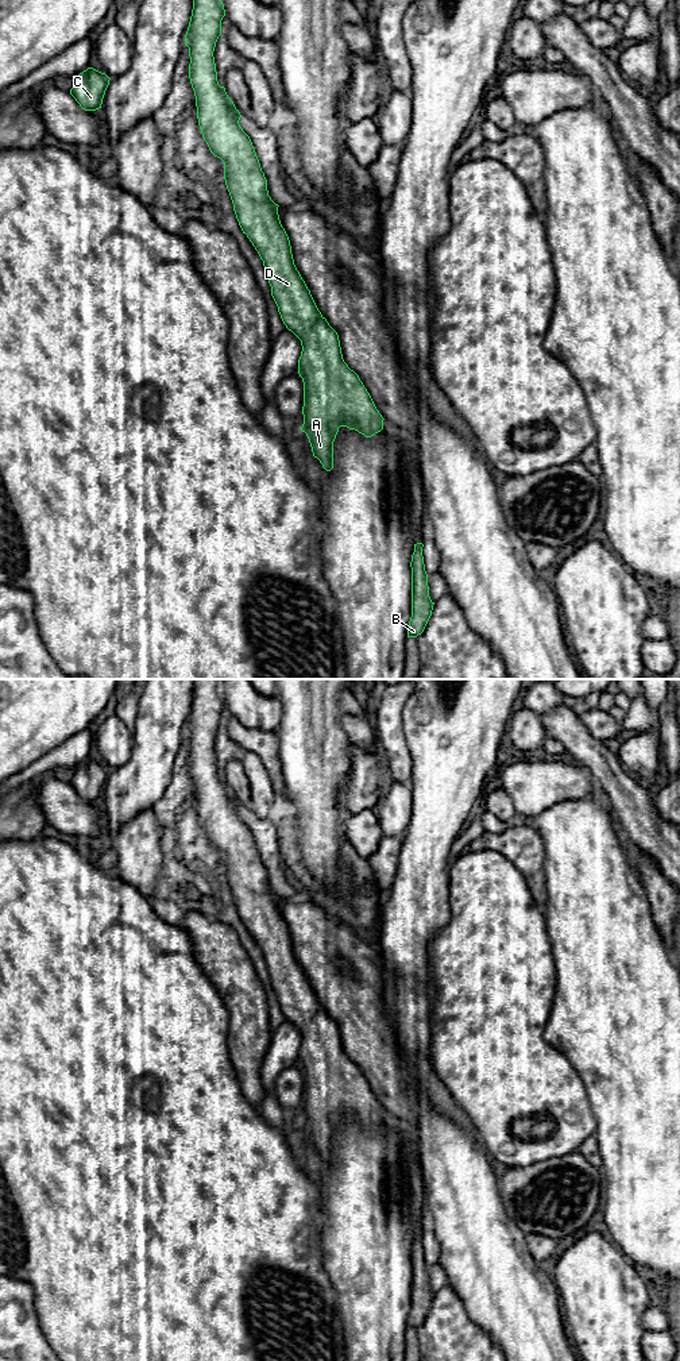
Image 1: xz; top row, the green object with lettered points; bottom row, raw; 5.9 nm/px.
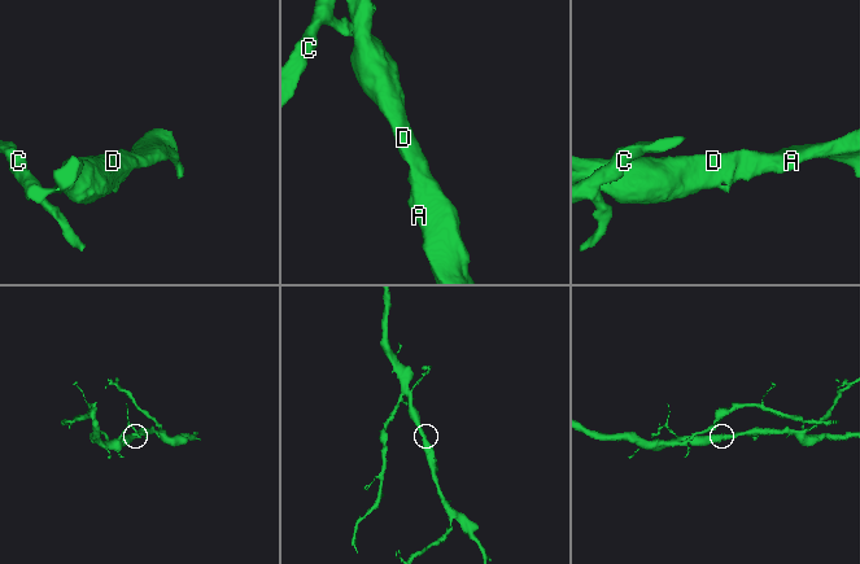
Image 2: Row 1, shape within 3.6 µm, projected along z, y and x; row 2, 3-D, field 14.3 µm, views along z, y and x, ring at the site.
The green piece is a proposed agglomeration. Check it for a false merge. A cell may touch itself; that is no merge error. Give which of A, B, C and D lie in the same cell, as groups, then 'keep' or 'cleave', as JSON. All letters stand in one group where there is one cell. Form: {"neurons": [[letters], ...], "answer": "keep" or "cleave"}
{"neurons": [["A", "B", "C", "D"]], "answer": "keep"}

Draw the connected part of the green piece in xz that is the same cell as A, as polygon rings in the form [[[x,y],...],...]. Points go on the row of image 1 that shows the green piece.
[[[193,0],[185,45],[189,47],[189,78],[196,96],[197,119],[204,140],[210,153],[224,162],[224,180],[229,192],[233,211],[243,234],[258,251],[271,296],[286,328],[302,346],[298,359],[298,374],[304,382],[304,424],[313,456],[327,471],[333,469],[333,442],[340,427],[355,429],[371,437],[383,429],[383,417],[376,409],[370,393],[359,375],[343,359],[337,332],[318,311],[310,290],[297,270],[291,246],[278,215],[278,204],[268,196],[267,180],[250,136],[239,124],[242,117],[225,88],[219,85],[213,51],[221,35],[221,20],[225,16],[221,0]]]

